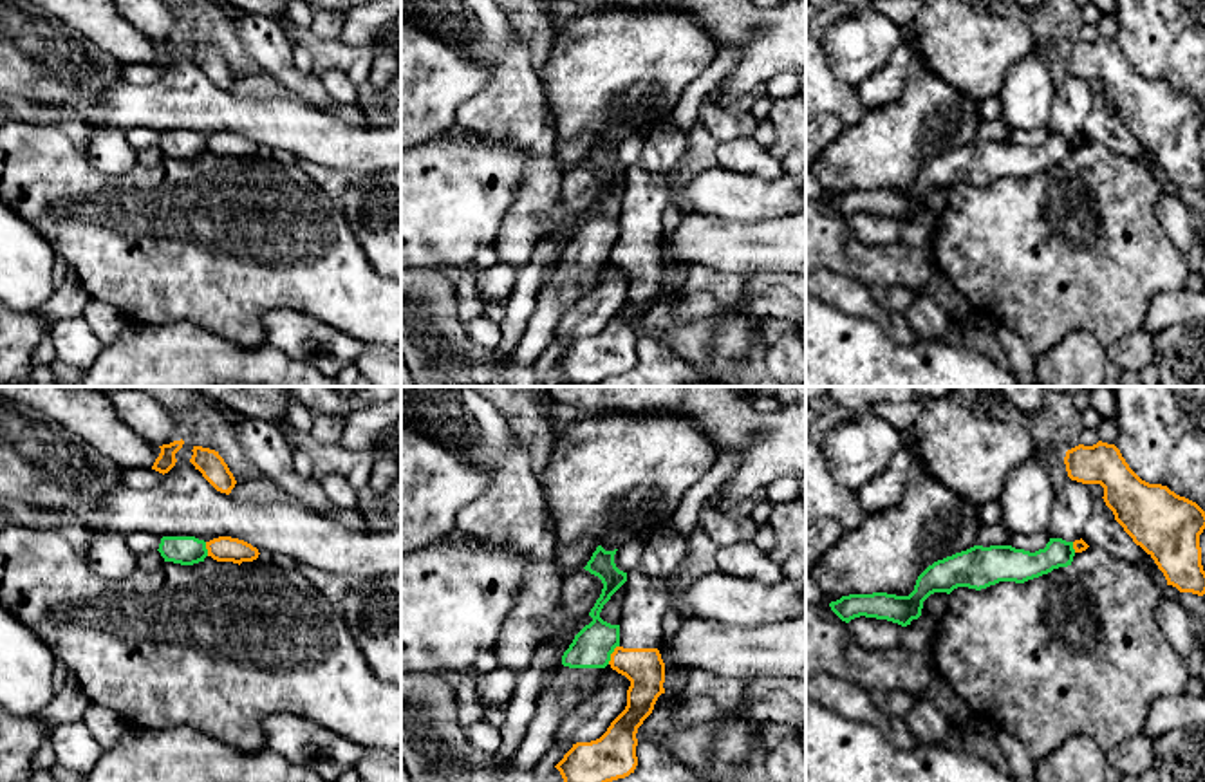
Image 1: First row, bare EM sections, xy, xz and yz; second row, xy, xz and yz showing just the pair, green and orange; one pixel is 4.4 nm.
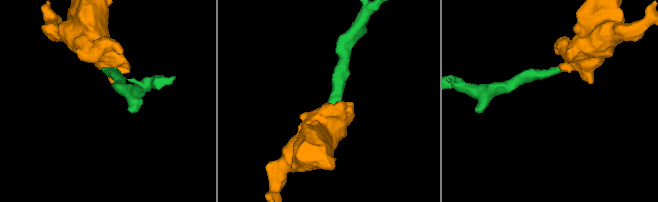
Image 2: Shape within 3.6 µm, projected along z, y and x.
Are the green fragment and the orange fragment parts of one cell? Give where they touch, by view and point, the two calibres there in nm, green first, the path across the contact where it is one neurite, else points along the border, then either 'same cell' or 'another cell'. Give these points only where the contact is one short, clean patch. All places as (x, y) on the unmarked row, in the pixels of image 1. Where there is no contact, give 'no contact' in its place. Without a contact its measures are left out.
xz (611, 248) | 180/180 nm | along xz (618, 241), (607, 259) | another cell

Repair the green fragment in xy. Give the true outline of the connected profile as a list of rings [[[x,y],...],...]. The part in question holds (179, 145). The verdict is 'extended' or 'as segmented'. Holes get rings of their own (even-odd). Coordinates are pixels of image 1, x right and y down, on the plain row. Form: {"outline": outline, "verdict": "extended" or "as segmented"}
{"outline": [[[163,132],[159,144],[164,157],[193,161],[208,152],[206,137],[195,132]]], "verdict": "as segmented"}

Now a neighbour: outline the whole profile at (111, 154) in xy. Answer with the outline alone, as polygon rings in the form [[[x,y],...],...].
[[[117,130],[94,132],[89,155],[94,168],[105,175],[121,175],[139,164],[137,152]]]

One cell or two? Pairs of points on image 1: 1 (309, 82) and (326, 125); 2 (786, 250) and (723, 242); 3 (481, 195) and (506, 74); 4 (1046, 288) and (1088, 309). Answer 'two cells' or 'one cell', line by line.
1: two cells
2: one cell
3: two cells
4: one cell

